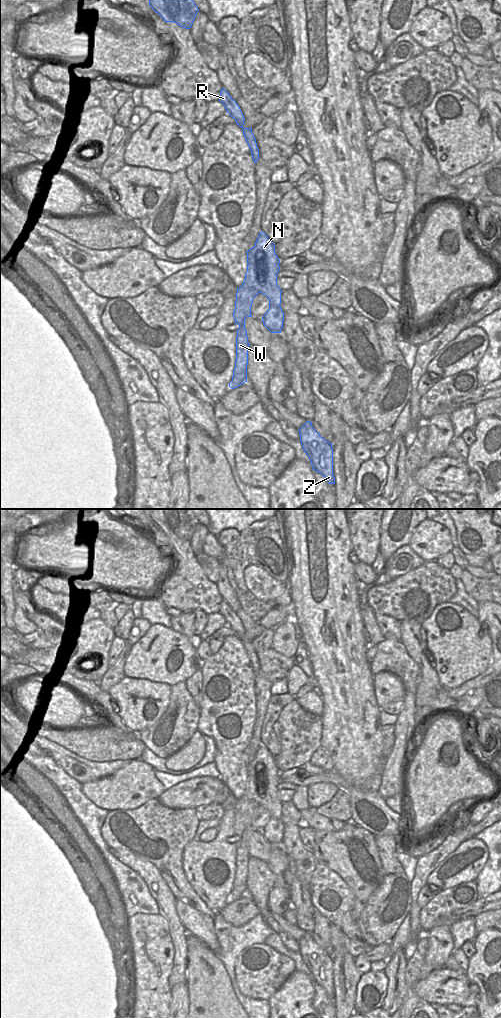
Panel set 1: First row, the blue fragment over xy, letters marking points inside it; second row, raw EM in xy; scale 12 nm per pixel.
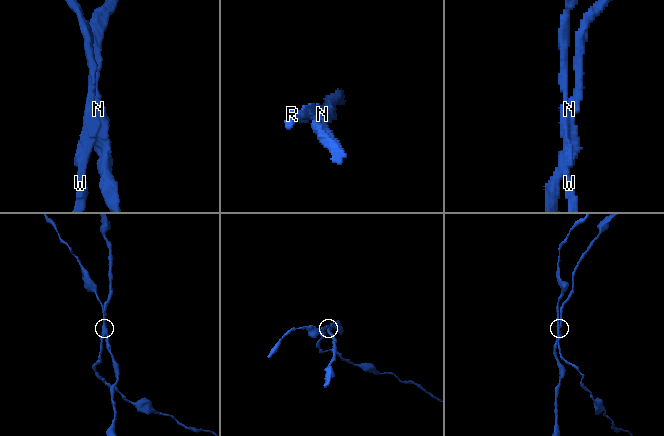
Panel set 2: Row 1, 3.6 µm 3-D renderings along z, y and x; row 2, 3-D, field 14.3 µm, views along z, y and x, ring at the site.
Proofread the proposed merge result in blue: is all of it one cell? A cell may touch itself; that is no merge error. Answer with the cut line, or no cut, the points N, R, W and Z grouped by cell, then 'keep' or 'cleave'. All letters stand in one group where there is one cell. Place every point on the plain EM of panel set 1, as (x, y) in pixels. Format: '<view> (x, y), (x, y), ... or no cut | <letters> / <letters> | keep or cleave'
xy (254, 758), (254, 784), (260, 804) | N Z / R W | cleave

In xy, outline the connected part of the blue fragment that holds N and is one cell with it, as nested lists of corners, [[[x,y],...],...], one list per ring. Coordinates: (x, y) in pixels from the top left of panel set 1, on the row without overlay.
[[[261,743],[254,759],[255,785],[260,797],[260,805],[269,811],[269,821],[262,829],[262,833],[270,844],[281,845],[284,824],[280,818],[282,802],[277,796],[280,772],[275,764],[275,756]]]

